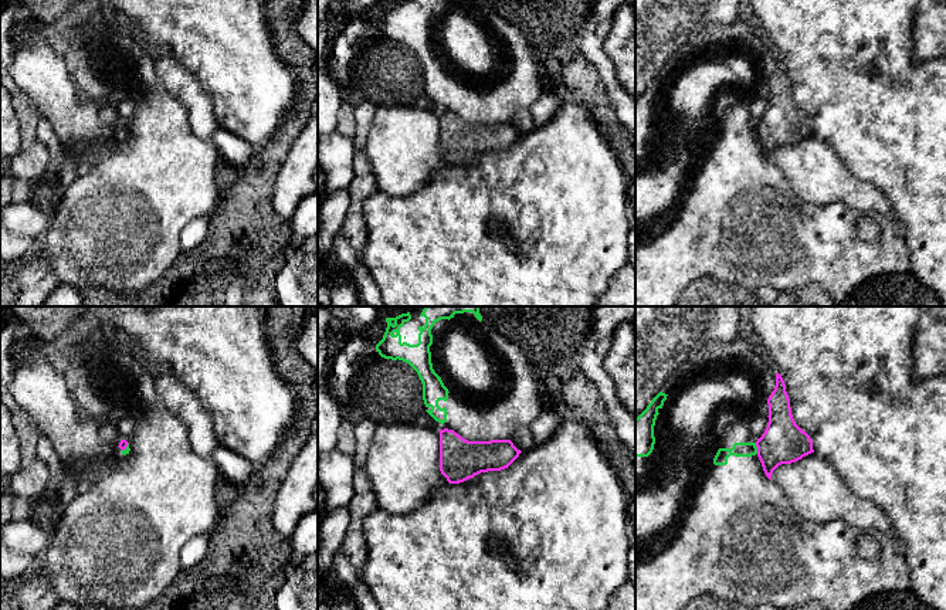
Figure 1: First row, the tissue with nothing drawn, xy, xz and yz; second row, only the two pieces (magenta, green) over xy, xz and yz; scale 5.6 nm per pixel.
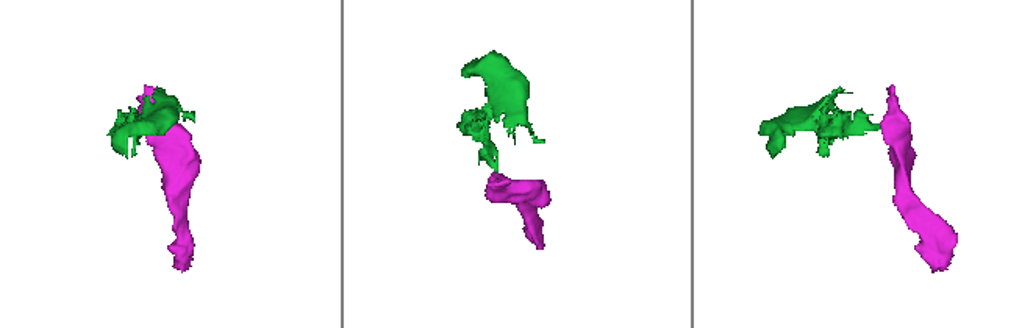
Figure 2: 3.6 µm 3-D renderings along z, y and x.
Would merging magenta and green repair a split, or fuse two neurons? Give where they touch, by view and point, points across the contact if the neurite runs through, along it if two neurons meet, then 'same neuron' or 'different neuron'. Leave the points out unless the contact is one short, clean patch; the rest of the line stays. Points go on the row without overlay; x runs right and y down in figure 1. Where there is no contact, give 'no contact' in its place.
yz (758, 131) | along yz (755, 125), (758, 135) | different neuron

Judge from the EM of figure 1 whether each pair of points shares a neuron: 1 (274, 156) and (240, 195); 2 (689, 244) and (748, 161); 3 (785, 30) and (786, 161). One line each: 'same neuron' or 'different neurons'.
1: same neuron
2: same neuron
3: different neurons

